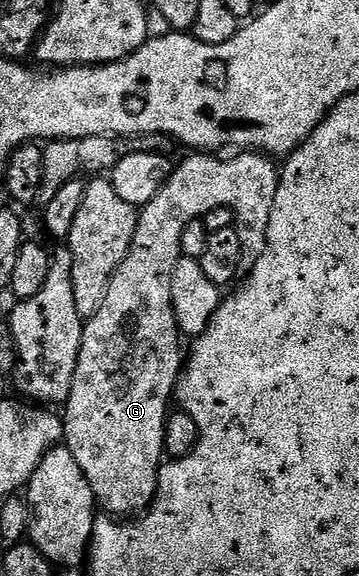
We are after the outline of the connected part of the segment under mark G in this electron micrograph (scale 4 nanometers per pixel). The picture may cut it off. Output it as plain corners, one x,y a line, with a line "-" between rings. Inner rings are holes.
196,151
188,156
192,157
186,158
181,165
177,164
173,168
170,179
162,187
162,191
158,191
158,195
154,195
154,199
150,199
150,203
146,203
139,210
136,219
136,230
134,231
134,243
130,247
126,259
122,259
118,271
110,279
110,287
106,291
106,299
102,299
102,307
98,307
96,314
84,321
82,347
78,351
78,367
74,371
74,387
70,391
66,408
63,410
65,413
62,413
64,423
63,444
67,445
68,450
74,455
74,459
78,459
78,467
82,467
82,475
86,475
86,479
90,483
90,491
94,491
97,506
105,514
115,515
120,519
132,519
151,509
152,501
156,498
160,466
166,457
164,452
164,425
168,422
168,414
170,412
168,400
170,402
173,400
176,382
182,372
182,353
180,357
182,334
179,327
176,326
174,303
172,302
174,267
178,267
181,258
182,231
186,231
186,227
190,227
190,223
201,220
210,211
214,211
218,207
226,207
232,212
234,228
240,232
240,238
242,239
242,263
240,268
244,271
250,271
258,263
258,259
262,259
262,255
266,255
268,232
270,231
270,214
274,212
274,199
278,195
278,187
280,186
280,169
278,165
272,162
275,160
271,156
265,155
260,151
240,151
235,155
217,155
212,151

